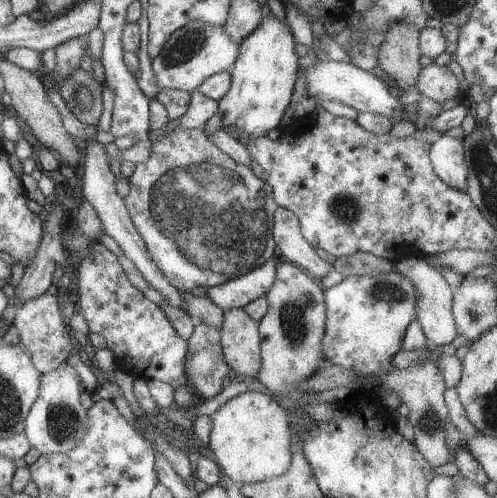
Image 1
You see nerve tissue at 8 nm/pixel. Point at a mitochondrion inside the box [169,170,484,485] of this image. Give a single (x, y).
(293, 319)

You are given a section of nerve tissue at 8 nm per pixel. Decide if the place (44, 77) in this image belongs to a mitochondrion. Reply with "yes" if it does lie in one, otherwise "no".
no

